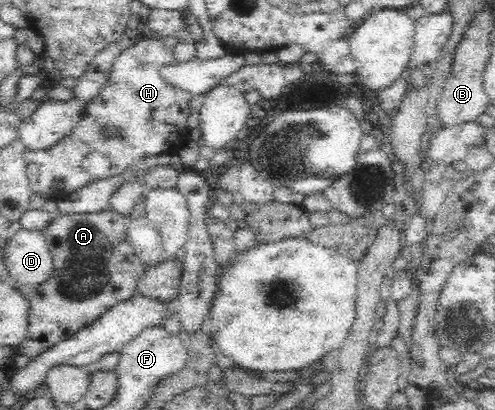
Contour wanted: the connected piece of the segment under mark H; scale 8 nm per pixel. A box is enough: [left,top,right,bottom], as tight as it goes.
[26,33,193,202]

